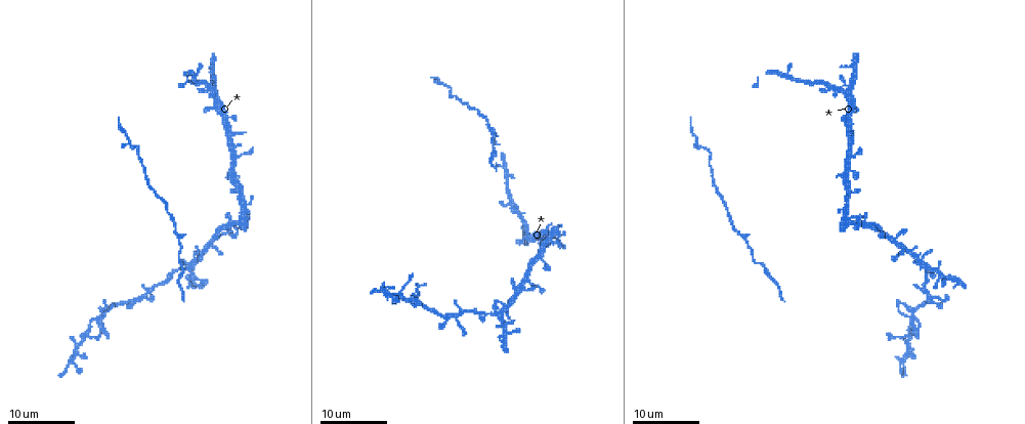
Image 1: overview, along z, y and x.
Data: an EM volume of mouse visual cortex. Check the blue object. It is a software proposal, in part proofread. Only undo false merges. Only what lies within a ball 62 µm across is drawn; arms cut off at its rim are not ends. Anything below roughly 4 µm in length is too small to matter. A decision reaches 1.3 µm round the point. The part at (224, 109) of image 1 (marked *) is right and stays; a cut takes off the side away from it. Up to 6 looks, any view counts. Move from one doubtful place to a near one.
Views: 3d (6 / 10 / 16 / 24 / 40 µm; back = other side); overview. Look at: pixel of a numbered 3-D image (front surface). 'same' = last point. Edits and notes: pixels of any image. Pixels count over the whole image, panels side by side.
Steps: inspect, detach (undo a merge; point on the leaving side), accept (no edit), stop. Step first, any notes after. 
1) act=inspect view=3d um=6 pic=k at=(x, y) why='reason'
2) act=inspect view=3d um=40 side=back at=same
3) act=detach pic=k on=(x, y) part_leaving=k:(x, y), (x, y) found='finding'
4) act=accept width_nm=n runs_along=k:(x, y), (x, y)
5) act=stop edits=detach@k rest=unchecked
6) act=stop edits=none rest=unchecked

act=inspect view=3d um=16 pic=1 at=(914, 310) why='three arms meet'

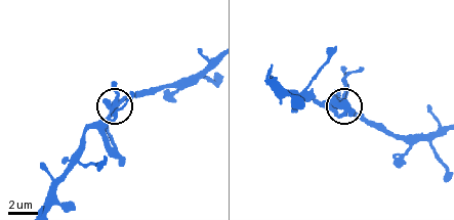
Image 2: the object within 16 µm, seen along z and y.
act=inspect view=3d um=6 pic=2 at=(120, 101)

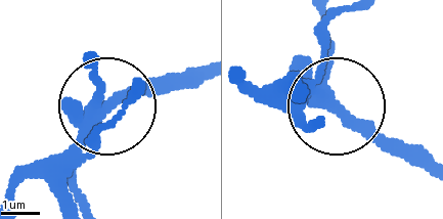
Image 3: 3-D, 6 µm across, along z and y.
act=accept runs_along=3:(434, 172), (394, 156), (336, 106), (270, 94) found='one cell here'

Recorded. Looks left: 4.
act=inspect view=3d um=16 pic=1 at=(494, 313) why='four arms meet'

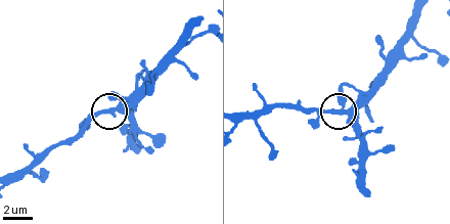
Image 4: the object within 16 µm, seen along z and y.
act=inspect view=3d um=10 pic=4 at=(343, 112)

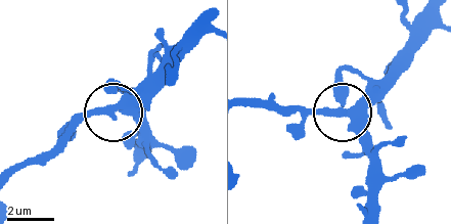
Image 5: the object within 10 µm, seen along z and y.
act=accept found='all the same cell'

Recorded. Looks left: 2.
act=inspect view=3d um=16 pic=1 at=(908, 334) why='looks like a crossing'

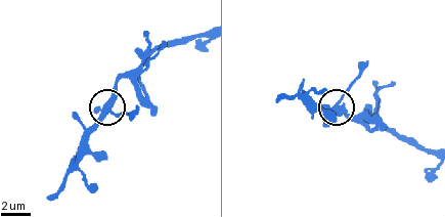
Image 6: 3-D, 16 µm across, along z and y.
act=inspect view=3d um=6 pic=6 at=(106, 111)

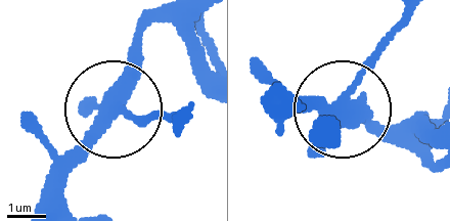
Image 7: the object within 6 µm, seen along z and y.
act=accept runs_along=7:(155, 16), (117, 104), (182, 115) found='all the same cell'

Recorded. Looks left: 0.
act=stop edits=none rest=unchecked

